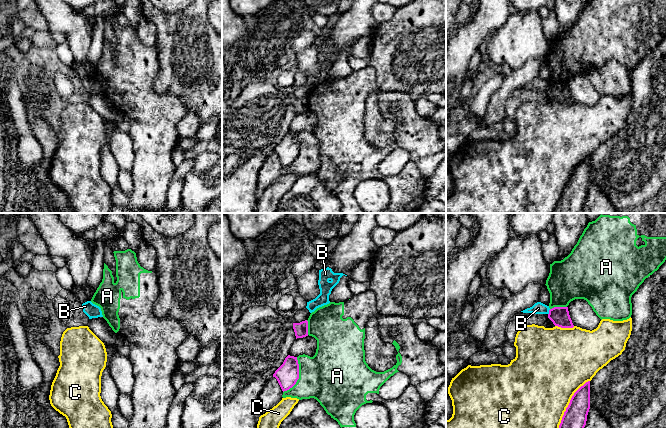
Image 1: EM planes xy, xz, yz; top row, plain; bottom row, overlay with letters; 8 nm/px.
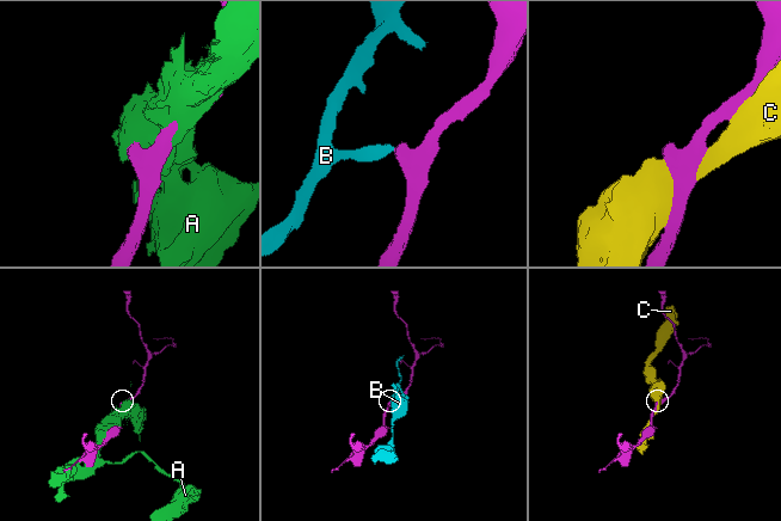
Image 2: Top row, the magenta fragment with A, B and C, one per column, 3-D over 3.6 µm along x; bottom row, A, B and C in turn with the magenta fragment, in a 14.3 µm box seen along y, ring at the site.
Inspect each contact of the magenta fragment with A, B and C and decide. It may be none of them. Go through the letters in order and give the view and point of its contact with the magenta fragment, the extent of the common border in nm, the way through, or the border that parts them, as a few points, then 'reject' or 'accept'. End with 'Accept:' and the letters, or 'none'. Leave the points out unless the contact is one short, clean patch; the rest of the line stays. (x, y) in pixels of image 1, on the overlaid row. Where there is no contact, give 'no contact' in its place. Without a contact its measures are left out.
A: xz (298, 376) | 300 nm | reject
B: yz (549, 312) | 50 nm | along yz (550, 309), (548, 314) | reject
C: yz (569, 403) | 460 nm | reject
Accept: none

